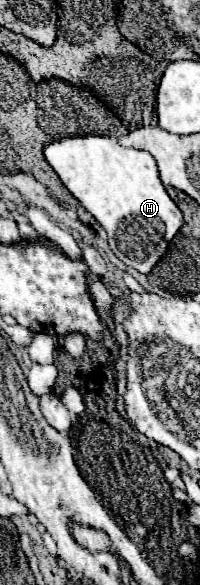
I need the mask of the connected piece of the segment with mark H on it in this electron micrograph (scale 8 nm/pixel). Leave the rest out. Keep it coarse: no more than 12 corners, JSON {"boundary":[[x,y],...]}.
{"boundary":[[116,137],[46,145],[112,253],[150,273],[182,227],[156,159]]}

